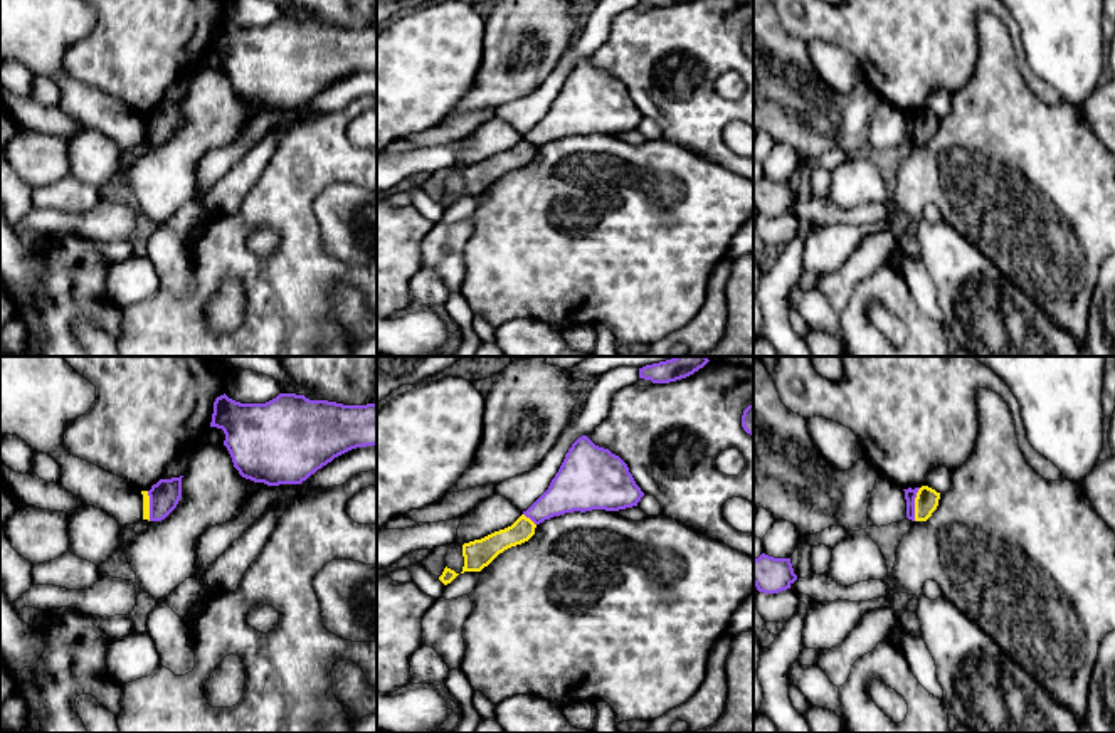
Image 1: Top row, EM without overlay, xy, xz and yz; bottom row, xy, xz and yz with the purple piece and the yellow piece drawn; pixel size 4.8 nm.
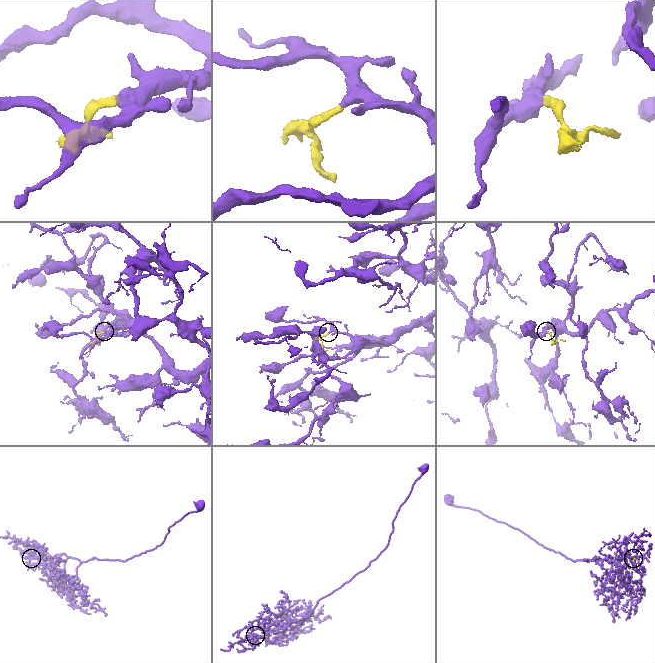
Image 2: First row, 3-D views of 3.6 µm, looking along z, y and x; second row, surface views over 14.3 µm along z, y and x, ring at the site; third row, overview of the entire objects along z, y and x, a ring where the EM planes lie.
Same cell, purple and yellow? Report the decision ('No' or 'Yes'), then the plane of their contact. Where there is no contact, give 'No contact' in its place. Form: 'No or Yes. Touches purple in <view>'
No. Touches purple in yz

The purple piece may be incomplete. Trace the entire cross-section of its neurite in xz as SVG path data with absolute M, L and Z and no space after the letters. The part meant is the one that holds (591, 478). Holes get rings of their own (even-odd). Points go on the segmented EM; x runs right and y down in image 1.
M582 435L565 454L548 489L523 514L540 525L573 511L632 508L642 496L627 464Z

